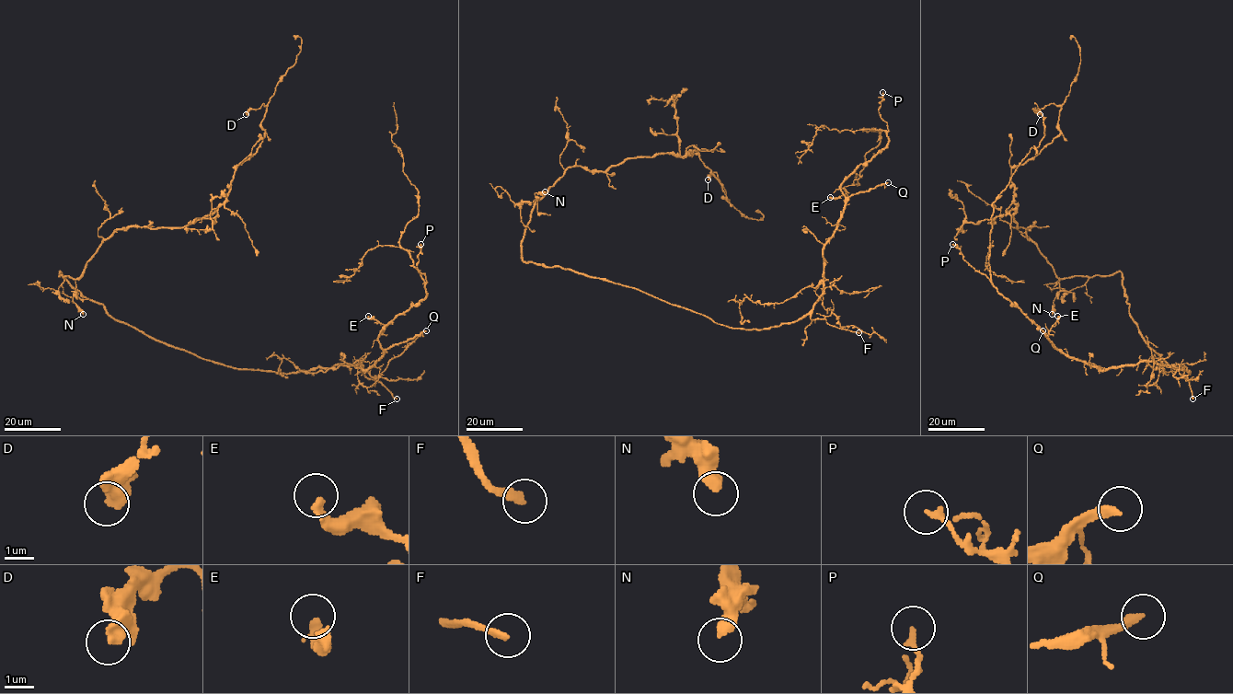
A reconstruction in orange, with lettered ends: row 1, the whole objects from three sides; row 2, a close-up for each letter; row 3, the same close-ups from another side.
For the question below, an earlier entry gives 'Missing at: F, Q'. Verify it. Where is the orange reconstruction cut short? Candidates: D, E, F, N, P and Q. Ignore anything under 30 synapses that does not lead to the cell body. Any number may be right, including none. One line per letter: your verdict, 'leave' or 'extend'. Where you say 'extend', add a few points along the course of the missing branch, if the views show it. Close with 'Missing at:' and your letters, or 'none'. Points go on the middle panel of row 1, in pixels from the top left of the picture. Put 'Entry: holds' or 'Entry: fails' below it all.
D: leave
E: leave
F: extend
N: leave
P: leave
Q: extend
Missing at: F, Q
Entry: holds

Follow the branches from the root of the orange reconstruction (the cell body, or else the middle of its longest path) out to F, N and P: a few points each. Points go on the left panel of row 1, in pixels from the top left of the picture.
F: (186, 351), (229, 366), (282, 373), (355, 364), (367, 377), (380, 382), (397, 399)
N: (186, 351), (115, 320), (102, 305), (78, 292), (61, 271), (60, 275), (74, 280), (73, 301), (83, 314)
P: (186, 351), (238, 369), (297, 373), (361, 361), (368, 370), (383, 354), (379, 332), (426, 295), (420, 244)

